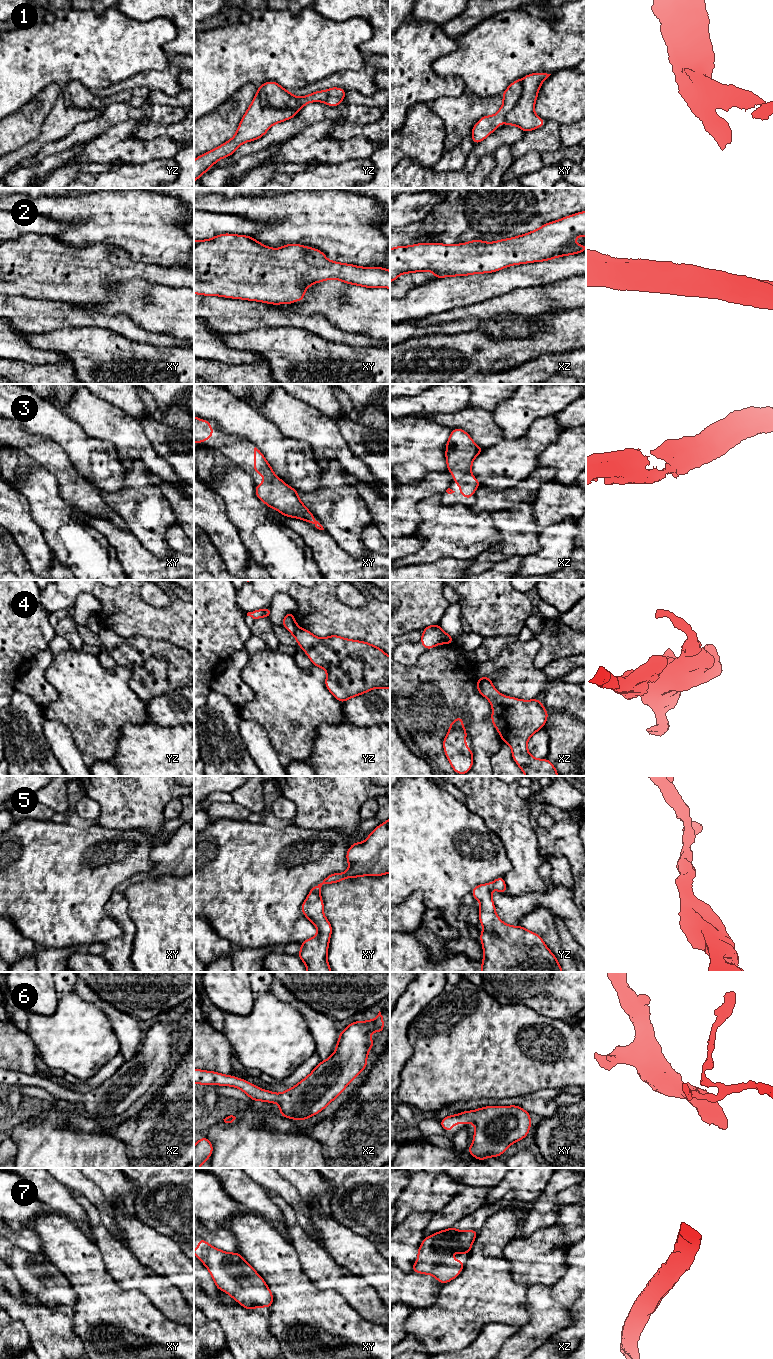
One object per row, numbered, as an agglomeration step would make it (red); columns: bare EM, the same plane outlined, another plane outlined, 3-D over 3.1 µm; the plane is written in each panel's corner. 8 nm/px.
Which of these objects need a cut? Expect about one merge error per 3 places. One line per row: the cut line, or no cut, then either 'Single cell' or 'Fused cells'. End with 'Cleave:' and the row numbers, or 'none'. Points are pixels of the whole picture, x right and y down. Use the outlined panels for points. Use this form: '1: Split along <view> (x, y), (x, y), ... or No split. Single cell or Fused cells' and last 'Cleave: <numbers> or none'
1: Split along yz (258, 91), (260, 101), (263, 104), (297, 111). Fused cells
2: No split. Single cell
3: No split. Single cell
4: Split along yz (300, 628), (293, 634). Fused cells
5: No split. Single cell
6: No split. Single cell
7: No split. Single cell
Cleave: 1, 4

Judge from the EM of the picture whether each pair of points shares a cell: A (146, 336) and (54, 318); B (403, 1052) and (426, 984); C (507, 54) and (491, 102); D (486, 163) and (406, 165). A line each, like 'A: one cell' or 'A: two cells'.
A: one cell
B: one cell
C: two cells
D: one cell

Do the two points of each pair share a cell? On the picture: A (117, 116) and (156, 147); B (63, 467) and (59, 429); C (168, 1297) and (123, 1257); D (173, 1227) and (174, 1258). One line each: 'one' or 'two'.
A: two
B: two
C: one
D: two

